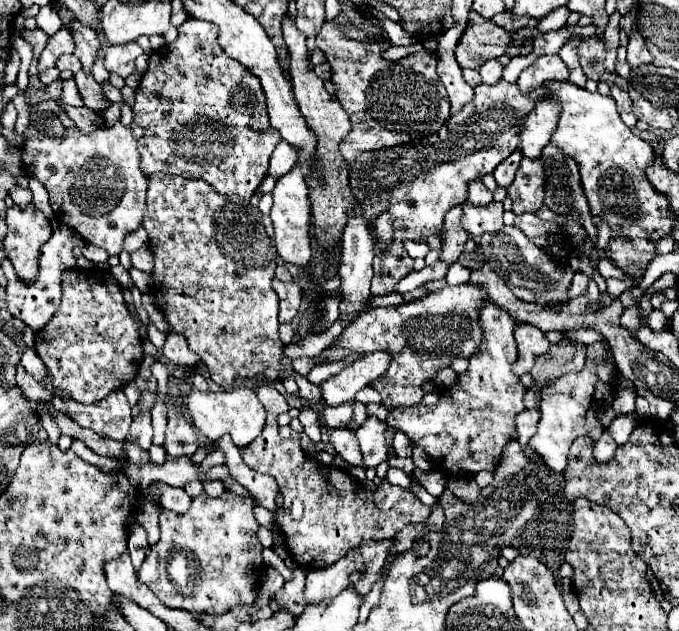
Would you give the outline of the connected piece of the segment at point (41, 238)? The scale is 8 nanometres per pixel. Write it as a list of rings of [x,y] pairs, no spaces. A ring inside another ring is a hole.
[[[14,205],[6,211],[6,225],[8,233],[2,249],[12,261],[16,275],[24,281],[34,281],[38,275],[40,247],[52,237],[50,221],[34,205],[30,205],[30,215]]]

